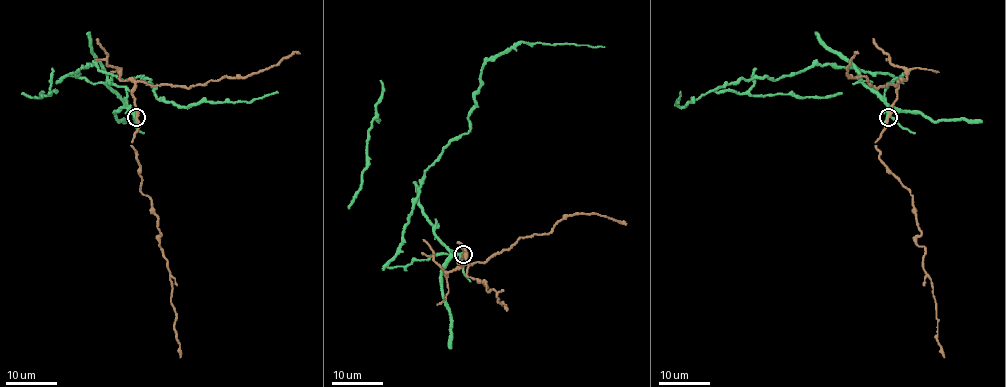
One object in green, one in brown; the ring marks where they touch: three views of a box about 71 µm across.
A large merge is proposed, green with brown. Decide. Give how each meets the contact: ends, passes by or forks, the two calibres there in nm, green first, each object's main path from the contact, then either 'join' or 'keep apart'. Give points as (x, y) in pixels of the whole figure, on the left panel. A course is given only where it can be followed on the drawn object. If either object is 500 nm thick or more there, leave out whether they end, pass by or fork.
green forks | brown passes by | 320/240 nm | green via (136, 117), (124, 87), (61, 77), (89, 64), (124, 80), (143, 77), (161, 100), (182, 106), (277, 92) | brown via (136, 117), (132, 147), (140, 166), (140, 190), (158, 218), (180, 358) | keep apart

